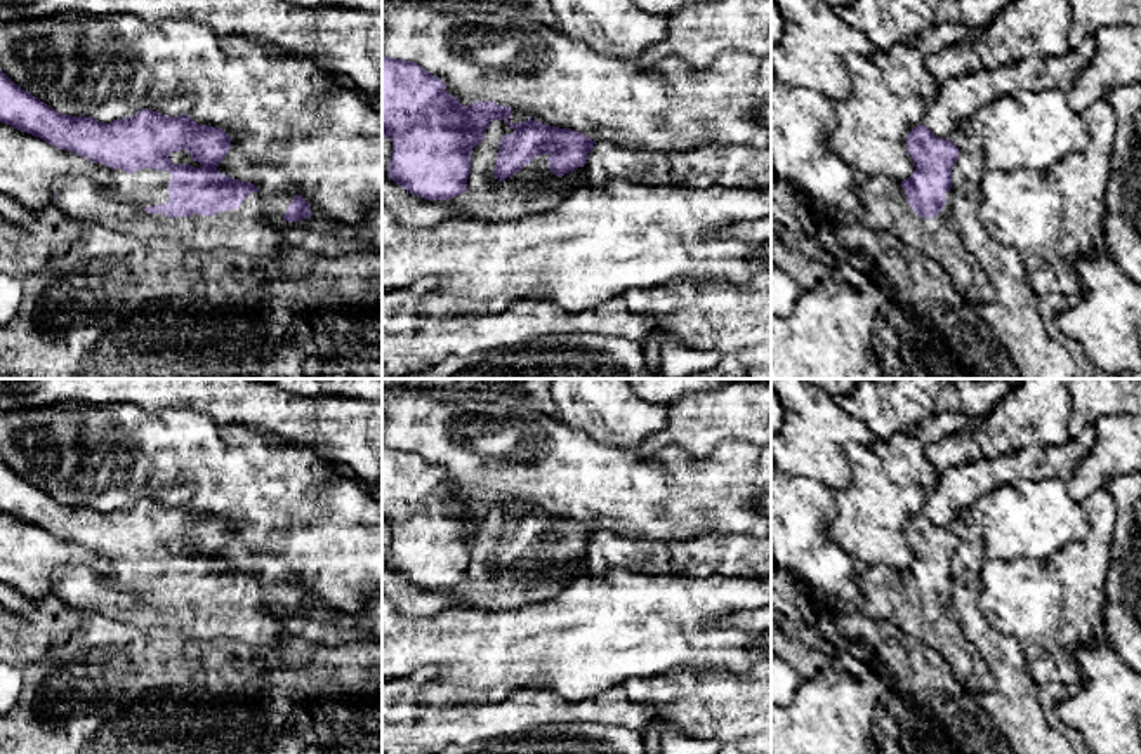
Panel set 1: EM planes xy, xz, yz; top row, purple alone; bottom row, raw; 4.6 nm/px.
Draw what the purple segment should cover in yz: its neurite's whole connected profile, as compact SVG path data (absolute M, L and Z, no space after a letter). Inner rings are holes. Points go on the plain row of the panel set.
M917 514L907 526L913 563L905 570L882 565L856 572L861 613L884 618L905 634L929 645L971 693L993 688L993 676L976 646L948 613L952 559L959 537L950 528Z

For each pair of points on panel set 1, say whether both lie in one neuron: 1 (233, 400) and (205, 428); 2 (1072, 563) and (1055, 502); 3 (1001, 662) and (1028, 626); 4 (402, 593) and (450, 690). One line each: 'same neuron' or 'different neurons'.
1: different neurons
2: different neurons
3: different neurons
4: different neurons

